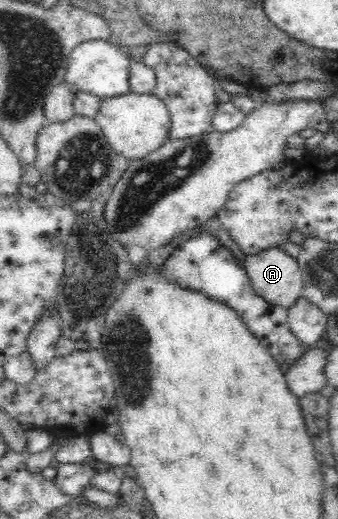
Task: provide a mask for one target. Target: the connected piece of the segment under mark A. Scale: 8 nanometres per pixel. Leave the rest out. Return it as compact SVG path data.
M280 248L246 255L242 266L255 292L275 305L289 308L302 296L304 278L297 260Z

